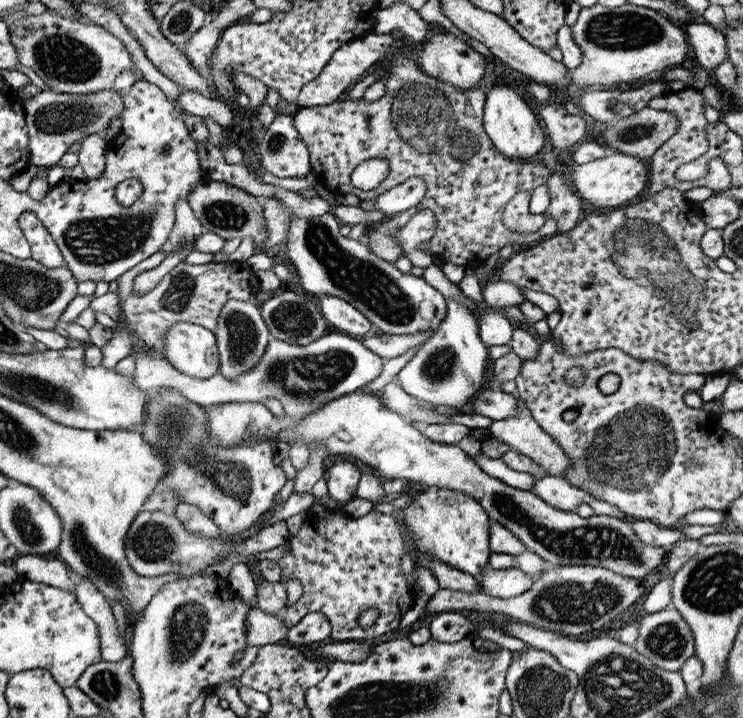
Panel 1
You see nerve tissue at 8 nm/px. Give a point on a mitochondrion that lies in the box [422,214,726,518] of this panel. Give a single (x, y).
(613, 458)

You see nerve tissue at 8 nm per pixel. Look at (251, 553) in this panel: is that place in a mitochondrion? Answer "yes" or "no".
no

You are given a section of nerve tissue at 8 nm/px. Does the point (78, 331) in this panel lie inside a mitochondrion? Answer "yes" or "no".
no

